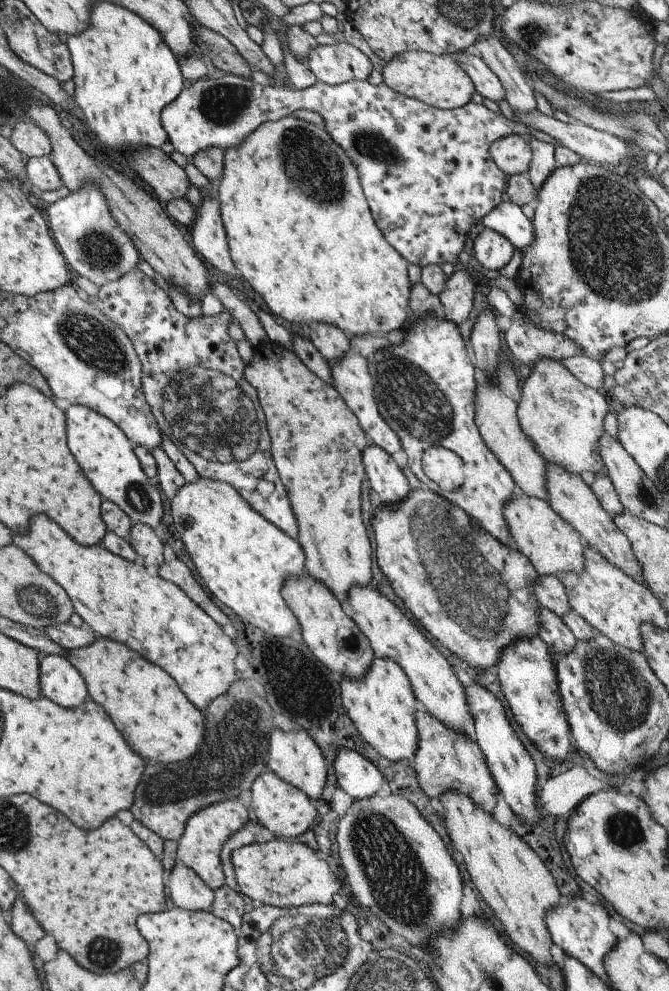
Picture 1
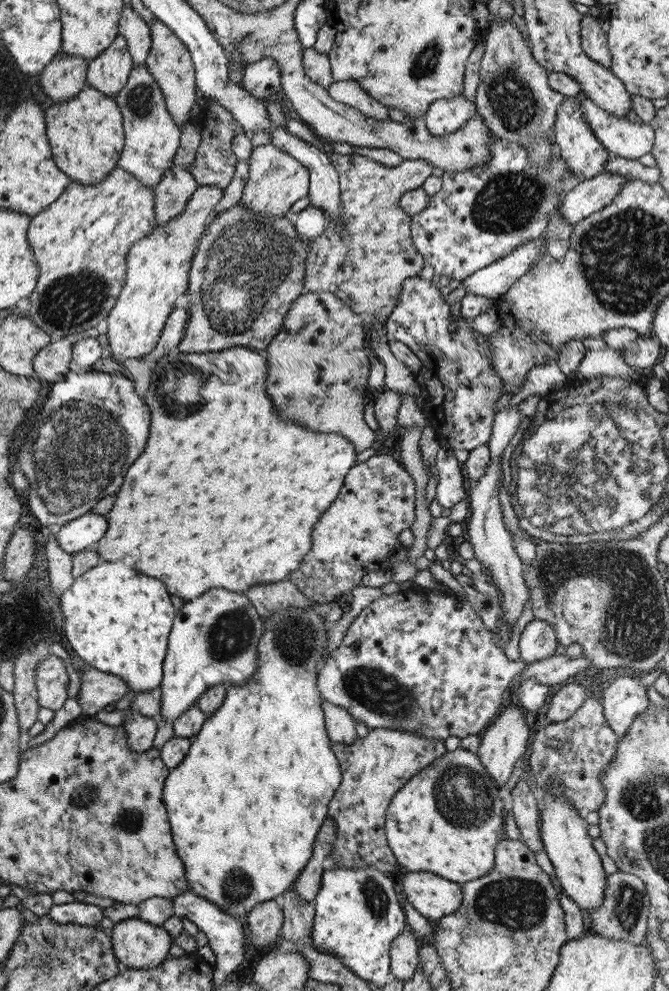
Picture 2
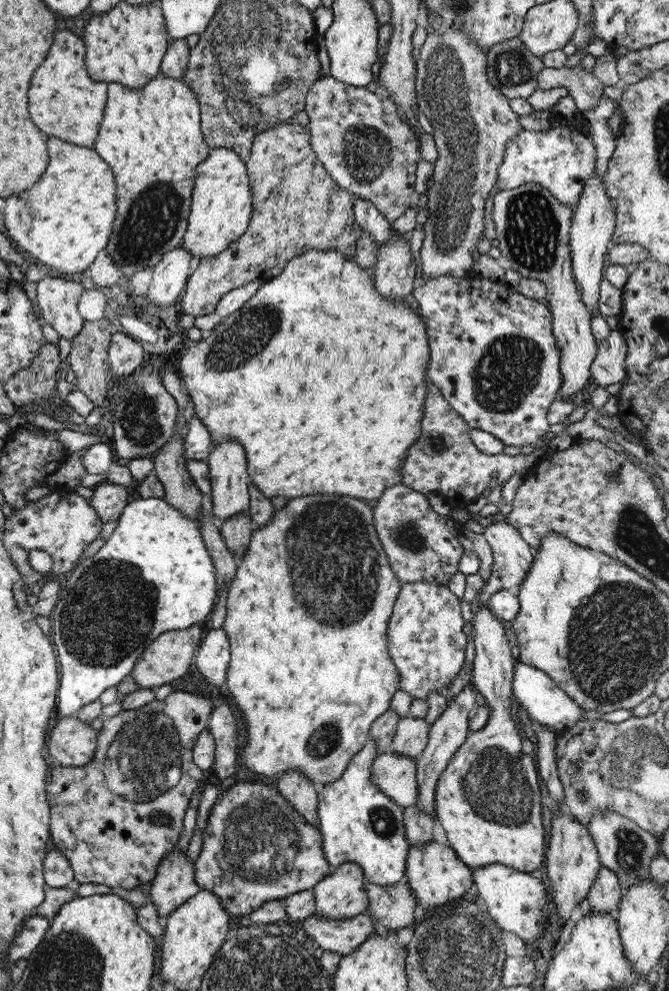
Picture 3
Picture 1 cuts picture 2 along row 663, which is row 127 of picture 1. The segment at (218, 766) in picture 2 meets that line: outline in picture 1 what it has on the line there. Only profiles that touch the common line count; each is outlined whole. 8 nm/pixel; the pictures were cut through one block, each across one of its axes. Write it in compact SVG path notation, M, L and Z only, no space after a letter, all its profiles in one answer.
M294 114L283 116L276 121L262 122L237 146L224 151L221 178L216 183L220 218L224 226L231 262L237 273L247 280L249 286L265 302L272 316L277 316L291 324L310 325L317 322L333 324L339 330L346 332L349 337L363 336L363 334L378 335L391 329L405 329L411 321L408 308L411 283L407 279L406 271L408 262L383 238L381 231L371 218L359 184L357 169L345 156L343 150L329 138L329 134L323 127L305 122Z

